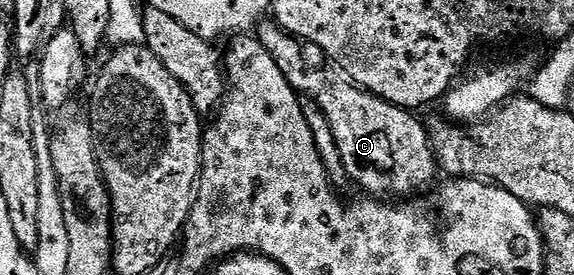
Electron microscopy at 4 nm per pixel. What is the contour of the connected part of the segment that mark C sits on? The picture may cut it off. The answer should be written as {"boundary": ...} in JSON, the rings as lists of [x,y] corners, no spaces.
{"boundary":[[[275,20],[261,21],[254,34],[297,94],[316,102],[326,114],[345,172],[353,183],[356,181],[369,195],[384,200],[404,200],[435,180],[438,163],[432,152],[432,140],[427,125],[419,122],[413,111],[403,110],[401,106],[363,90],[339,69],[323,70],[320,66],[308,66],[301,39],[286,33]]]}

